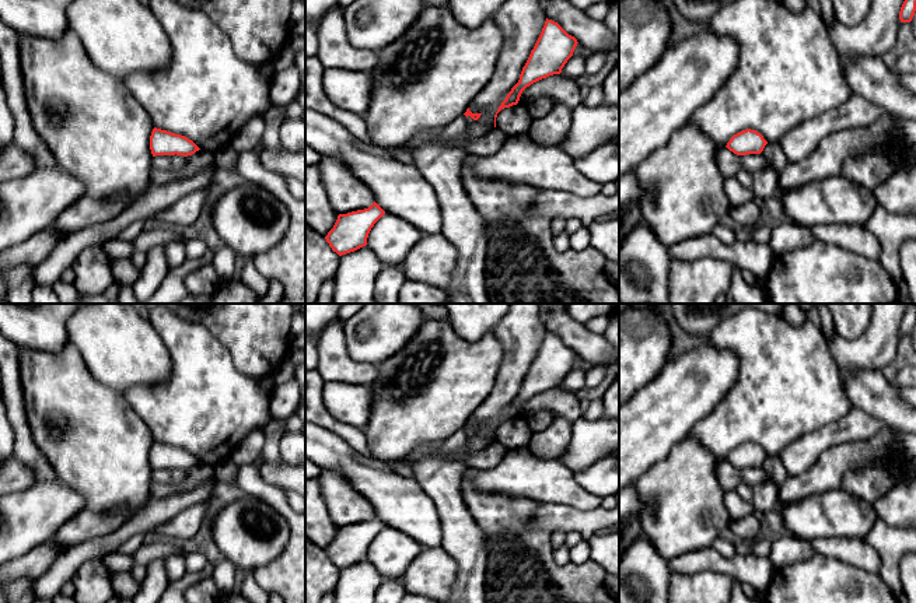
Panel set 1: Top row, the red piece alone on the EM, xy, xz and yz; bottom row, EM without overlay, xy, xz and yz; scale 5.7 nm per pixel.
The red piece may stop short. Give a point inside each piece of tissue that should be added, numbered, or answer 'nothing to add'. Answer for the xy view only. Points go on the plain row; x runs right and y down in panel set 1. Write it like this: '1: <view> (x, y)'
nothing to add

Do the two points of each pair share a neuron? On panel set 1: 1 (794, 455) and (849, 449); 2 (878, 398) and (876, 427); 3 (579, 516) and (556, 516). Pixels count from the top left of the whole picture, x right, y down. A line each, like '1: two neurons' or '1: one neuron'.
1: two neurons
2: two neurons
3: one neuron

